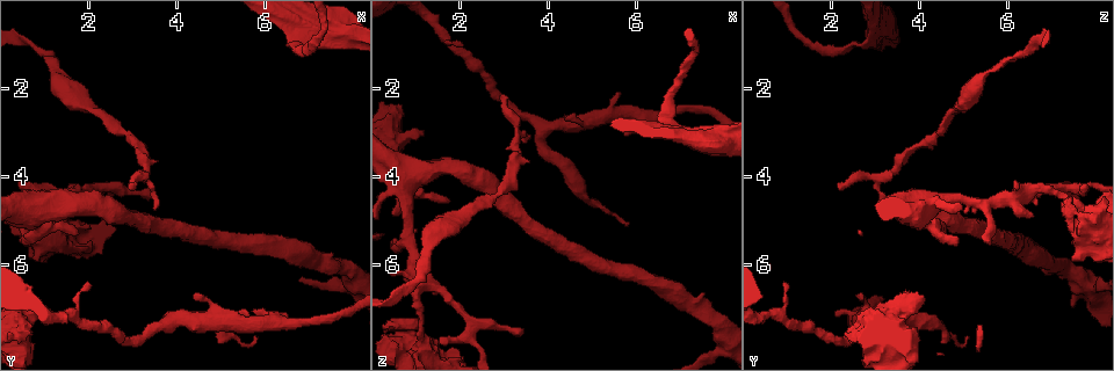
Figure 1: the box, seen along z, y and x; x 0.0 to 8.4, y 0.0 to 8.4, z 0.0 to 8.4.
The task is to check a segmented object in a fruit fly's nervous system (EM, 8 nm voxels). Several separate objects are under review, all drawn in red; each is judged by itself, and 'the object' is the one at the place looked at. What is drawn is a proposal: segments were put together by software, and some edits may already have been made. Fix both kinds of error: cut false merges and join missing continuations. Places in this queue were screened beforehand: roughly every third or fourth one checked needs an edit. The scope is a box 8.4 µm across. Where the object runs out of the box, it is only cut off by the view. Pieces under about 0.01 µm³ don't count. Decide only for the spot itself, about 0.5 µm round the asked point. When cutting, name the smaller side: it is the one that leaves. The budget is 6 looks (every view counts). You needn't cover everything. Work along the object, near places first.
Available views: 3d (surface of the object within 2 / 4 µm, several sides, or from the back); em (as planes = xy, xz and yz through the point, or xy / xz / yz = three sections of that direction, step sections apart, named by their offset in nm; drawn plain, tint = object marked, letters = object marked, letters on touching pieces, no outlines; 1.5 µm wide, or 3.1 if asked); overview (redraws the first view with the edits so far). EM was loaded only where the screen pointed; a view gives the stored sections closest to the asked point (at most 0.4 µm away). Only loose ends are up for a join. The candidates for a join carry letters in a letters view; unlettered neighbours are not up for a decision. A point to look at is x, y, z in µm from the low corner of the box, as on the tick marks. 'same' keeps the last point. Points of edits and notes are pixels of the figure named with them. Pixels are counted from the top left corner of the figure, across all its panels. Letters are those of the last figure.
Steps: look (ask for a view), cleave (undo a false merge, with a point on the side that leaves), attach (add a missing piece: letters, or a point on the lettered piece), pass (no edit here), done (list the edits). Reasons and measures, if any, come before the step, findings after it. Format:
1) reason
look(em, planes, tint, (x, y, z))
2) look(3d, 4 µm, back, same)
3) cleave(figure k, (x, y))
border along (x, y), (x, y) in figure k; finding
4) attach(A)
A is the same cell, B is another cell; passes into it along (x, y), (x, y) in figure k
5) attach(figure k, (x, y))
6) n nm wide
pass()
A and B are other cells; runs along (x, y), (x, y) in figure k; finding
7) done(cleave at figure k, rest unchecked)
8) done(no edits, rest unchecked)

free end
look(3d, 2 µm, (3.00, 4.20, 2.15))

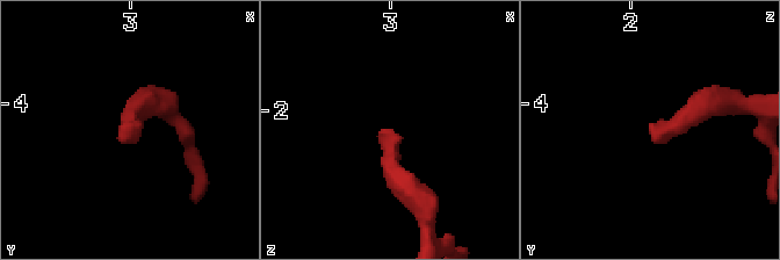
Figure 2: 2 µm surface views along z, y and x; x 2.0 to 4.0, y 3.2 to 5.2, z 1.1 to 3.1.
look(em, xy, step 8, letters, (2.94, 4.16, 2.12))

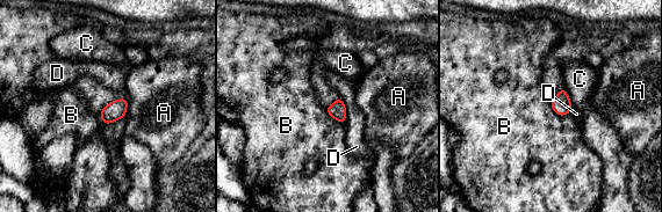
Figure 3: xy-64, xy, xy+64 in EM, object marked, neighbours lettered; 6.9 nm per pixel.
cut it another way
look(em, planes, letters, same)

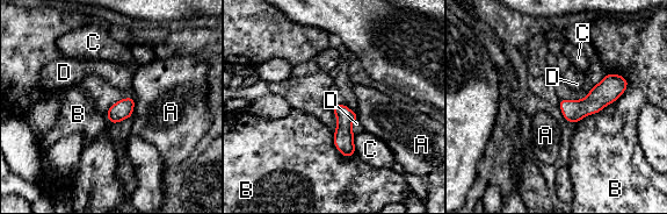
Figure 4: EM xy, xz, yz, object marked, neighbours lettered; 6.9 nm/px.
130 nm wide
pass()
A, B, C and D are other cells; runs along (623, 83), (566, 115) in figure 4; none of them fits

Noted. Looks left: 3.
an open end
look(3d, 4 µm, (4.40, 6.60, 2.70))

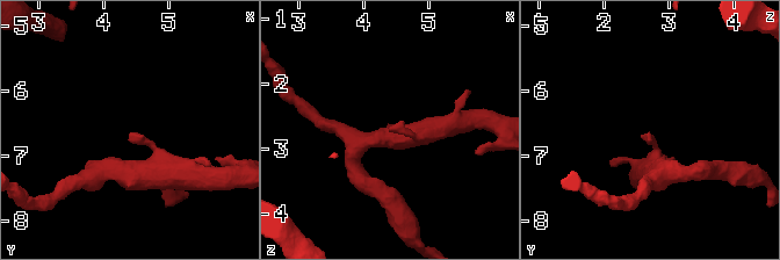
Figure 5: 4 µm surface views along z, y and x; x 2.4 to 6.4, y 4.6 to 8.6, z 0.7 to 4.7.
look(em, planes, letters, (4.40, 6.65, 2.70))

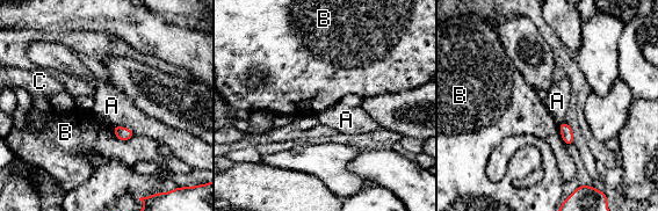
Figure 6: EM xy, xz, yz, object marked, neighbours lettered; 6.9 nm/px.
pass()
A, B and C are other cells; border along (113, 125), (129, 128), (135, 133) in figure 6; none of them fits

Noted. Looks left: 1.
done(no edits, rest unchecked)

